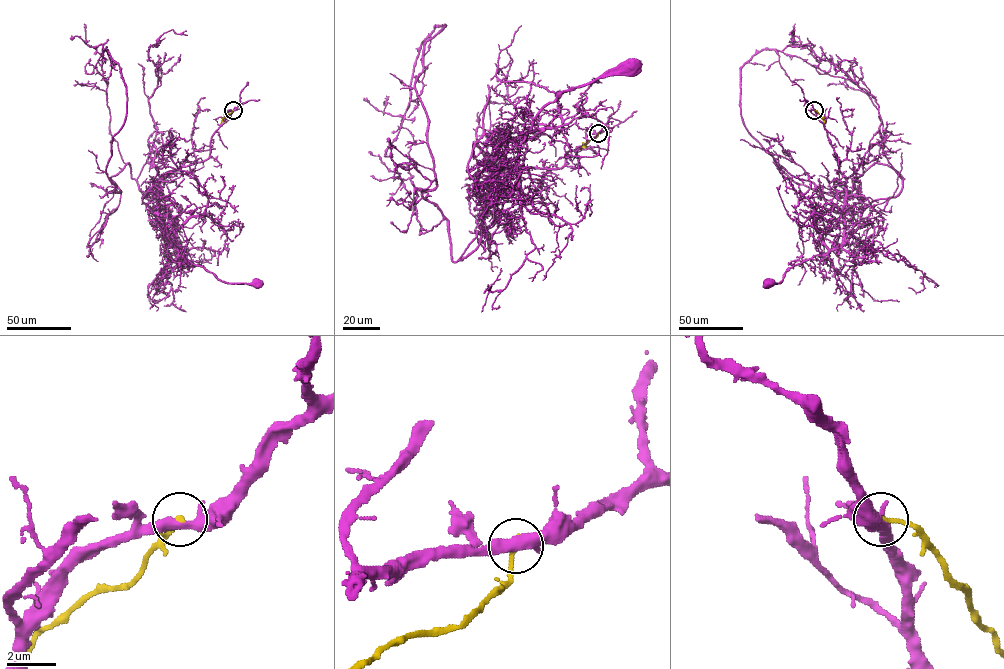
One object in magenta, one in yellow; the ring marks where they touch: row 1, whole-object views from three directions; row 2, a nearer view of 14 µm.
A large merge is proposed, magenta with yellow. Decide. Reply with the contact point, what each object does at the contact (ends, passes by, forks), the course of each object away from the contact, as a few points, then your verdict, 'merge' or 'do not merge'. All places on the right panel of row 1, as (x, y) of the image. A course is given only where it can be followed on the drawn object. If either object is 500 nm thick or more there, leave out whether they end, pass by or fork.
at (814, 110); magenta forks there; yellow ends there; magenta runs (815, 110), (838, 158), (839, 171), (846, 180), (843, 241), (826, 254), (793, 265), (779, 283), (767, 283); yellow runs (815, 110), (825, 123); do not merge

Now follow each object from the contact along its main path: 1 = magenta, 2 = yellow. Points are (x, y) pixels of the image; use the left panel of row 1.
1: (233, 110), (212, 136), (207, 158), (169, 170), (161, 180), (159, 213), (179, 255), (227, 282), (256, 283)
2: (233, 110), (220, 123)

